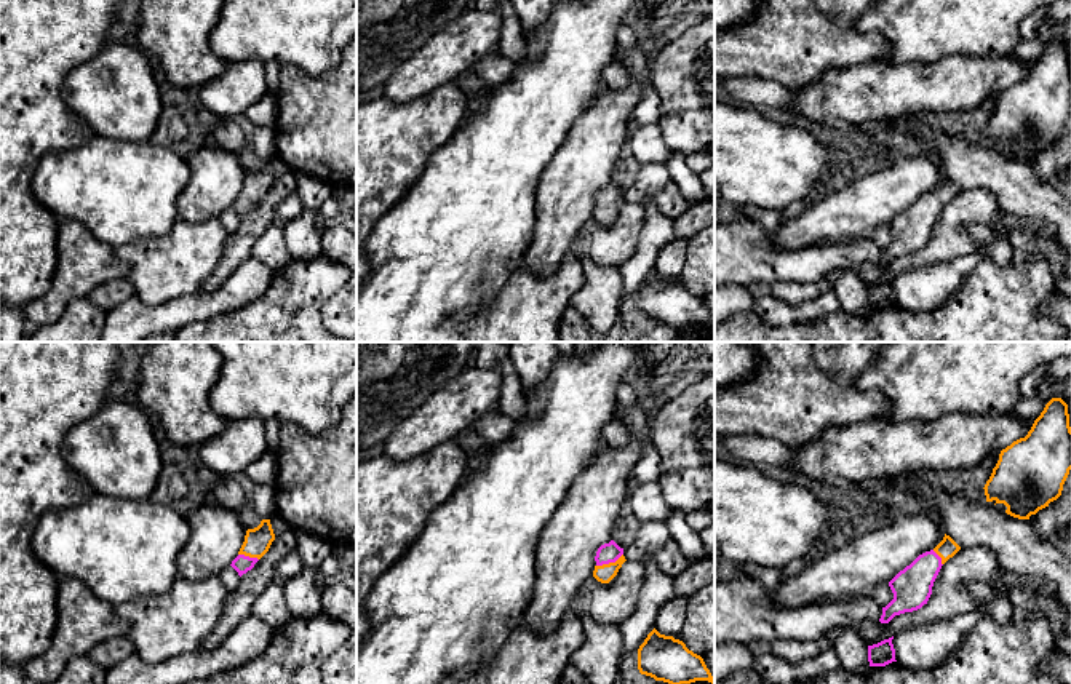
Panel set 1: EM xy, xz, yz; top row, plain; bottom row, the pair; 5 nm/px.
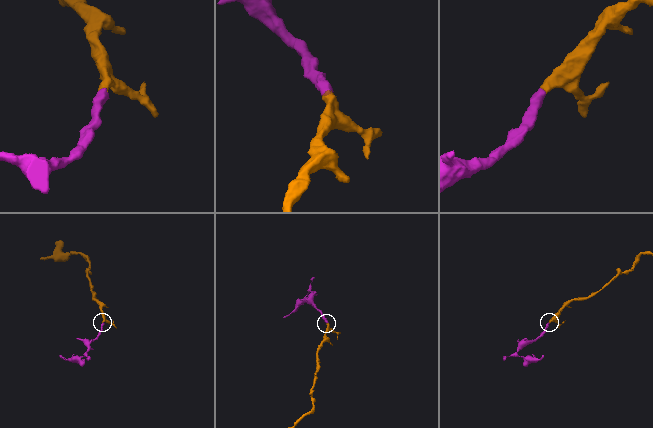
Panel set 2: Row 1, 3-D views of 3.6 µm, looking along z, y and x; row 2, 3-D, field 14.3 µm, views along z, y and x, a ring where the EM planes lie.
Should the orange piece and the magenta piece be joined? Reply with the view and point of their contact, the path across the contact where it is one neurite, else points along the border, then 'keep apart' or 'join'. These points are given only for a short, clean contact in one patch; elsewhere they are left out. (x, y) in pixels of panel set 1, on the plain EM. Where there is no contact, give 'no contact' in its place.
meets orange in xz at (609, 205); runs through xz (606, 214), (609, 205), (611, 194); join

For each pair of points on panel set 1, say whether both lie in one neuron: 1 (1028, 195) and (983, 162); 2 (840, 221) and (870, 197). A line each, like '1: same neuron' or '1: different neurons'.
1: same neuron
2: same neuron

